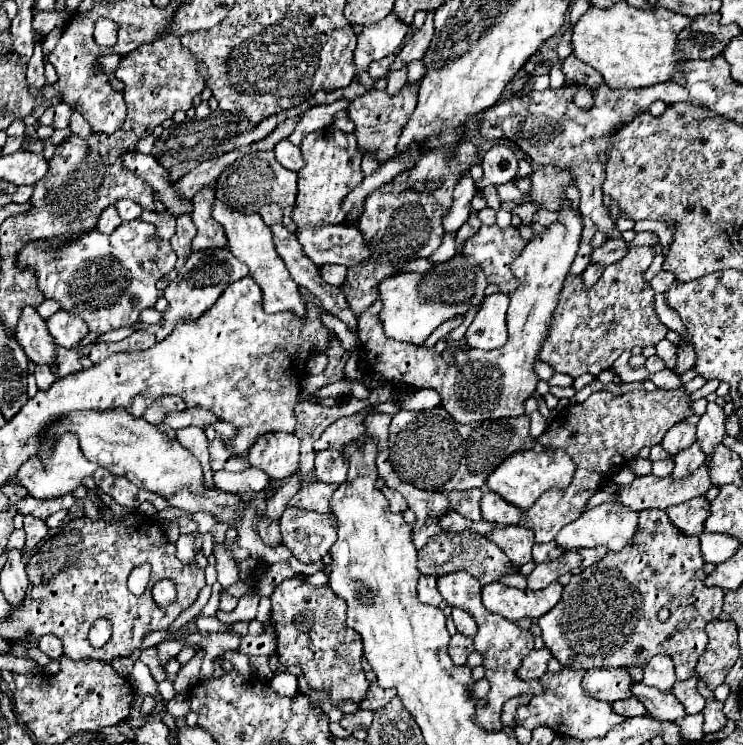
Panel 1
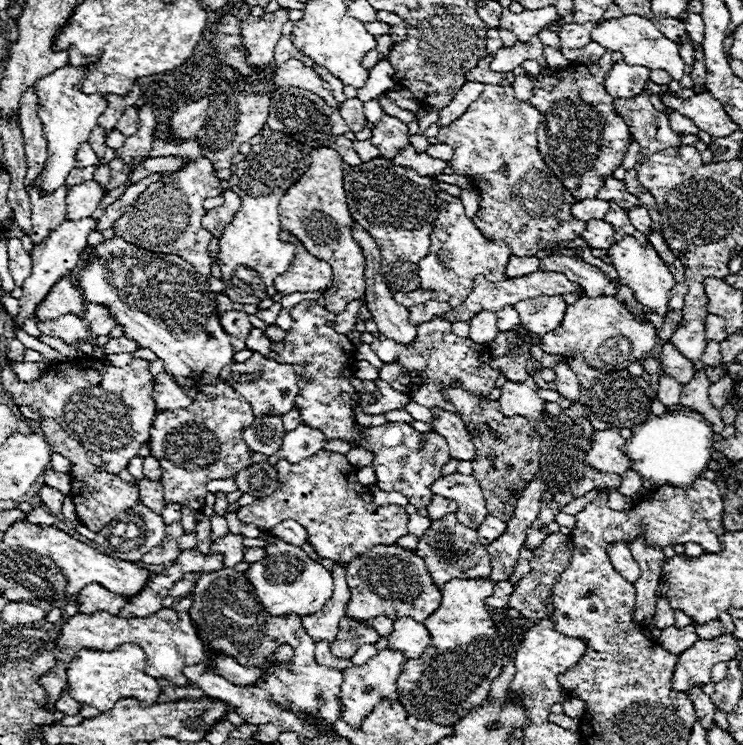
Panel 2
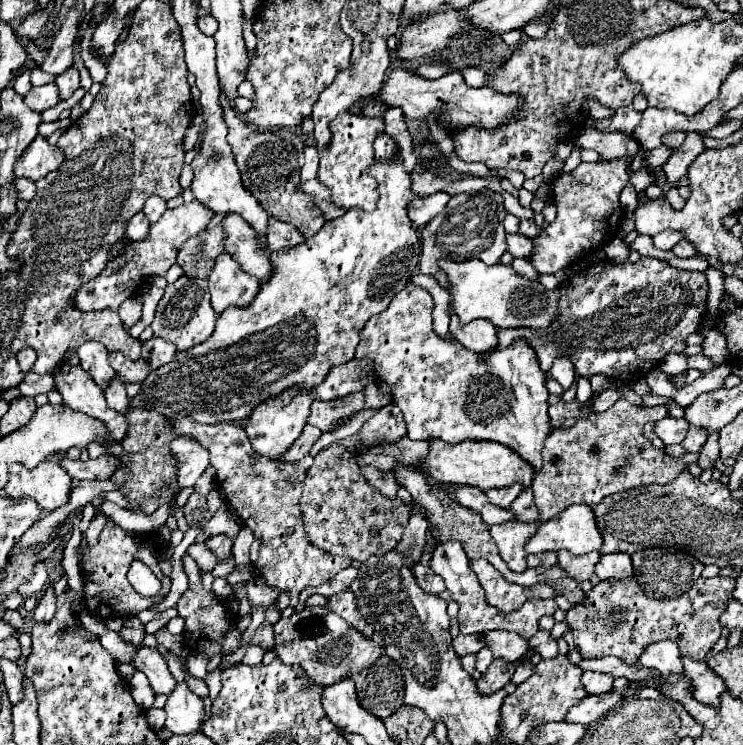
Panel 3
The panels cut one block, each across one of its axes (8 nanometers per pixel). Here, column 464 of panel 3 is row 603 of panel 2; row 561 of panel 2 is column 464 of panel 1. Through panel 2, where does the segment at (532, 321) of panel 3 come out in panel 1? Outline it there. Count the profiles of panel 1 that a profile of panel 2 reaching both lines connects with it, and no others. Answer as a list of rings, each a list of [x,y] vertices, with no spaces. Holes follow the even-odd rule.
[[[456,254],[452,260],[438,264],[434,270],[418,274],[396,274],[386,280],[382,280],[376,288],[378,300],[382,302],[382,308],[378,312],[378,318],[382,320],[384,334],[388,338],[410,342],[410,344],[424,344],[424,340],[448,318],[456,314],[466,314],[466,310],[484,298],[488,282],[484,272],[478,264],[472,260],[464,260],[460,254]]]

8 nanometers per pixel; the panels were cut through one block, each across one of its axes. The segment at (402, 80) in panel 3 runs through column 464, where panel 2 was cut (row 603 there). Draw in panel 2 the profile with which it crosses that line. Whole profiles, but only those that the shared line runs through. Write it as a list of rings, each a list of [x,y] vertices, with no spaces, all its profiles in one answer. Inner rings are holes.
[[[90,584],[90,586],[80,590],[78,600],[82,602],[80,612],[84,612],[84,614],[94,614],[94,612],[100,612],[100,610],[110,612],[110,614],[118,614],[128,598],[114,594],[114,592],[108,592],[100,584]]]

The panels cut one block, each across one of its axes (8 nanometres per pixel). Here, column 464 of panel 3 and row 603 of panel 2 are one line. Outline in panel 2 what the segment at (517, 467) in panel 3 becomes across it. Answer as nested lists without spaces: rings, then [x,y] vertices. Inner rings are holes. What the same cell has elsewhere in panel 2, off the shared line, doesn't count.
[[[488,578],[450,580],[442,588],[440,608],[424,620],[432,636],[432,644],[416,660],[408,660],[396,682],[400,704],[408,714],[432,720],[436,724],[454,726],[470,708],[488,698],[490,684],[504,668],[504,648],[496,634],[494,622],[486,610],[486,598],[492,596],[494,584]],[[438,662],[438,664],[436,664]],[[452,670],[452,672],[448,672]],[[440,692],[440,694],[436,694]]]

